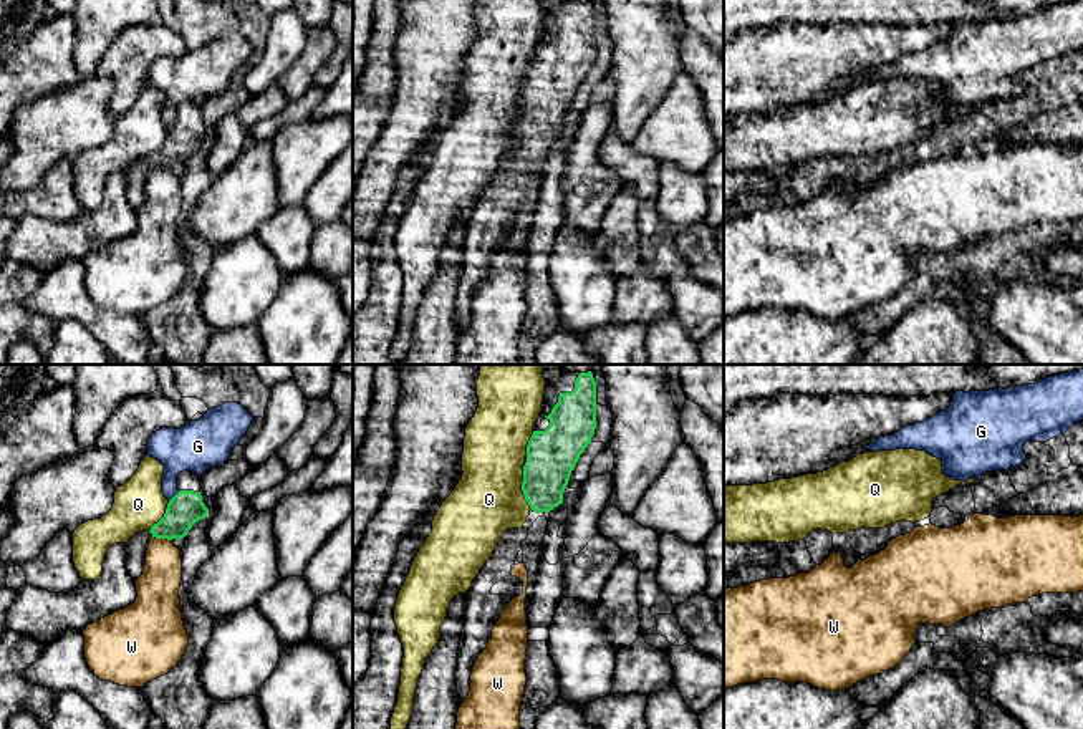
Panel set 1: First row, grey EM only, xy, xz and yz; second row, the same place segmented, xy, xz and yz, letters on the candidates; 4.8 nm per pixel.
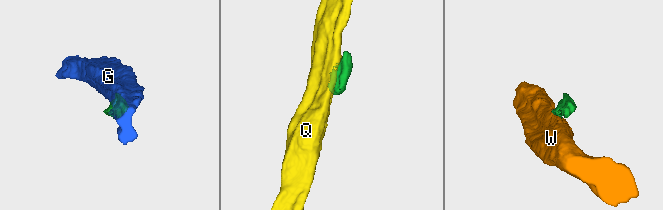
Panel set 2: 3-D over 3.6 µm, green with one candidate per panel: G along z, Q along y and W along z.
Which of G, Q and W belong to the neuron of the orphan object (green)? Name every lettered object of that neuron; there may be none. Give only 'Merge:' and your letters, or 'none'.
Merge: none

